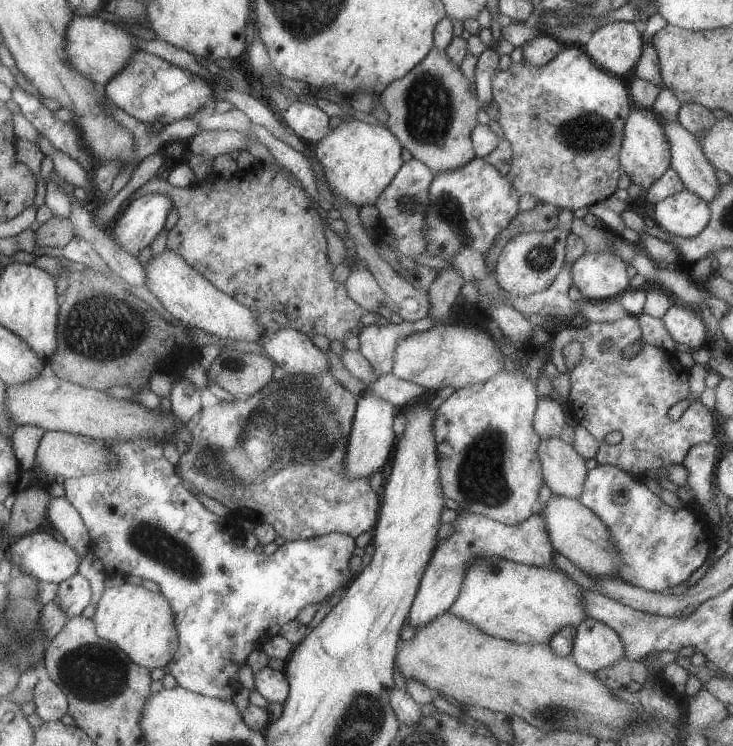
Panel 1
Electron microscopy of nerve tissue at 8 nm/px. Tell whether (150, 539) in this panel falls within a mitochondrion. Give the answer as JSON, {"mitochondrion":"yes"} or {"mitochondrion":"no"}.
{"mitochondrion":"yes"}

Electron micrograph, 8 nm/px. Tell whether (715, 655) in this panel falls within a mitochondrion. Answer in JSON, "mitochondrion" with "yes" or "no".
{"mitochondrion":"no"}

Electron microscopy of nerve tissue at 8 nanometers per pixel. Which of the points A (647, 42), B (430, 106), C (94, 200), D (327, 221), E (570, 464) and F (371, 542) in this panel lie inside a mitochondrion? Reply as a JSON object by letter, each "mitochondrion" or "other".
{"A":"other","B":"mitochondrion","C":"other","D":"other","E":"other","F":"other"}

